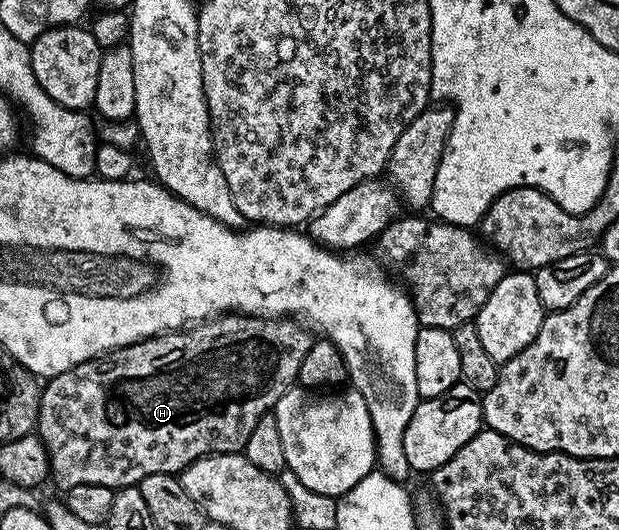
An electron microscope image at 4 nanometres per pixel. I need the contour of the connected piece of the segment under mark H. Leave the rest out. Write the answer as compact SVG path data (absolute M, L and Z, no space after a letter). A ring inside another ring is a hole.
M222 314L216 318L186 327L176 332L162 332L126 348L117 348L104 356L96 356L94 360L83 362L71 370L63 370L63 374L48 377L41 389L39 402L39 418L35 429L49 455L49 470L52 483L57 483L61 490L75 486L90 484L91 486L107 486L114 490L132 488L140 485L147 474L163 474L172 472L180 474L191 462L204 456L212 456L215 452L240 453L245 447L251 430L255 430L255 422L263 418L263 414L277 407L279 398L298 383L299 366L303 366L303 358L311 343L311 336L302 325L289 318L262 318L260 316L242 316L240 314Z

